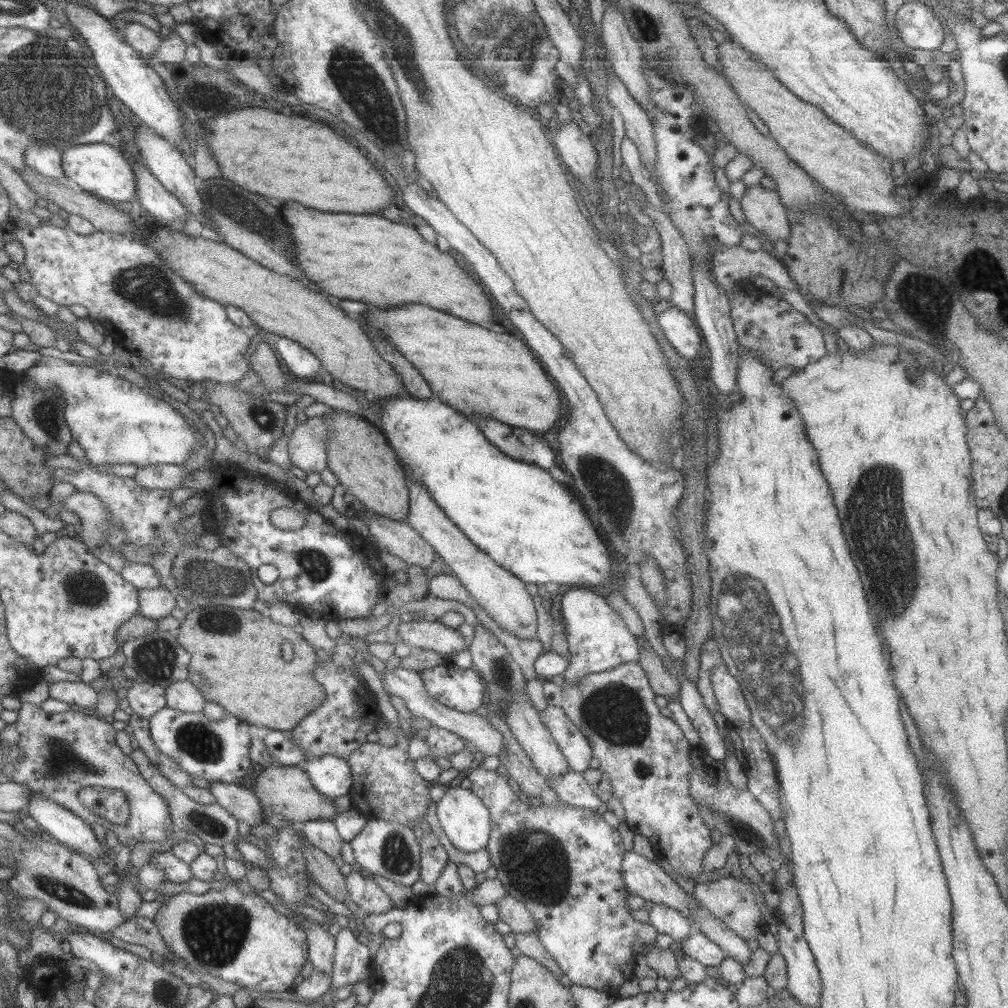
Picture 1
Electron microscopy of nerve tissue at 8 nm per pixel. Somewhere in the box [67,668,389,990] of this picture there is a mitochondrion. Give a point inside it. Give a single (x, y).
(214, 934)

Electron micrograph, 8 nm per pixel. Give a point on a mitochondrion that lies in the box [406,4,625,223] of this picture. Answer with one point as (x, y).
(506, 36)

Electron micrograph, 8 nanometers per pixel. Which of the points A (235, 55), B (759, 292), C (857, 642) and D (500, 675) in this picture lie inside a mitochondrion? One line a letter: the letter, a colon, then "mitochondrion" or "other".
A: other
B: other
C: other
D: mitochondrion

